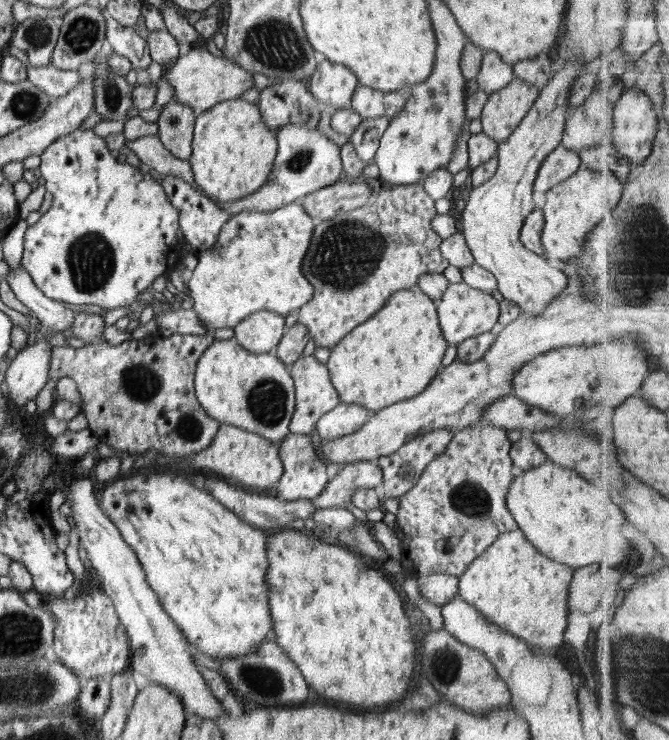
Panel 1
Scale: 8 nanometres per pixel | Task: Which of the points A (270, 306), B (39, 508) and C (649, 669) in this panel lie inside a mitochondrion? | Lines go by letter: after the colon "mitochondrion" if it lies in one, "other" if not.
A: other
B: other
C: mitochondrion

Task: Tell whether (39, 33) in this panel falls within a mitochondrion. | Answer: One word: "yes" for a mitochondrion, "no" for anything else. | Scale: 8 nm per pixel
yes

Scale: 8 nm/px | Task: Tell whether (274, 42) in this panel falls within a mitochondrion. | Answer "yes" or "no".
yes

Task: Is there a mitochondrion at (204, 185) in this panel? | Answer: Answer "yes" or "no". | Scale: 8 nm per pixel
no

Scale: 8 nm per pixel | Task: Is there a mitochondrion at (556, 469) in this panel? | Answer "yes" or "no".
no

